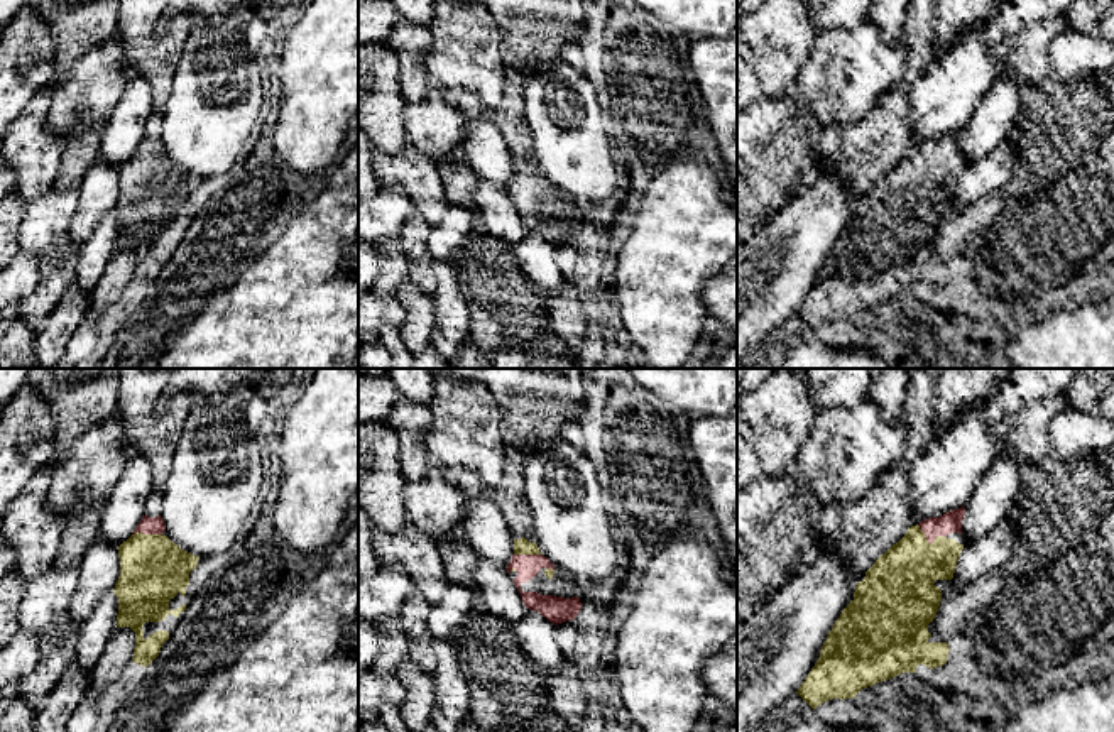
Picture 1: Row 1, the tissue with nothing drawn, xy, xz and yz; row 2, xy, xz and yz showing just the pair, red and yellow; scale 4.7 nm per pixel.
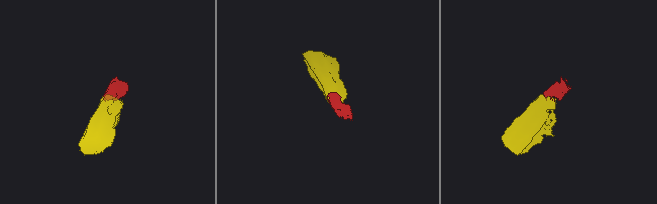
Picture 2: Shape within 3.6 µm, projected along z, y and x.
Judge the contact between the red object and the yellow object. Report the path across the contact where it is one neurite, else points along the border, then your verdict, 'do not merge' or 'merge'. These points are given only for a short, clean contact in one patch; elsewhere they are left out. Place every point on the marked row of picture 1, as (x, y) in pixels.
across yz (949, 523), (928, 541), (900, 585) | merge

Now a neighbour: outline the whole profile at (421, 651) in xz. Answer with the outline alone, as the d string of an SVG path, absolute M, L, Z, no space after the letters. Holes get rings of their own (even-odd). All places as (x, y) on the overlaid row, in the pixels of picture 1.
M418 587L406 597L401 610L402 627L409 639L411 659L428 673L436 669L436 656L433 649L434 636L426 627L426 615L433 604L424 598Z

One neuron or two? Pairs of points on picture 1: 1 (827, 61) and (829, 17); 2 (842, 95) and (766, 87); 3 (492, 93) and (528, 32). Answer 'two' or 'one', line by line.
1: two
2: two
3: two

